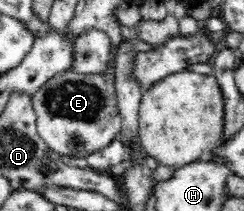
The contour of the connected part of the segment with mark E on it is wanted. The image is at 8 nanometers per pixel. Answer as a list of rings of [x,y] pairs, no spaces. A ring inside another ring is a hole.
[[[114,46],[112,51],[112,59],[108,63],[108,71],[104,73],[88,73],[80,74],[73,69],[68,69],[58,79],[48,79],[46,83],[39,87],[34,94],[32,94],[32,107],[36,112],[37,119],[37,133],[46,143],[47,147],[50,147],[51,151],[56,154],[71,155],[72,157],[86,158],[90,154],[96,153],[111,145],[120,134],[120,123],[122,119],[118,113],[118,104],[114,88],[114,68],[115,59],[113,55],[117,54],[118,46]]]

